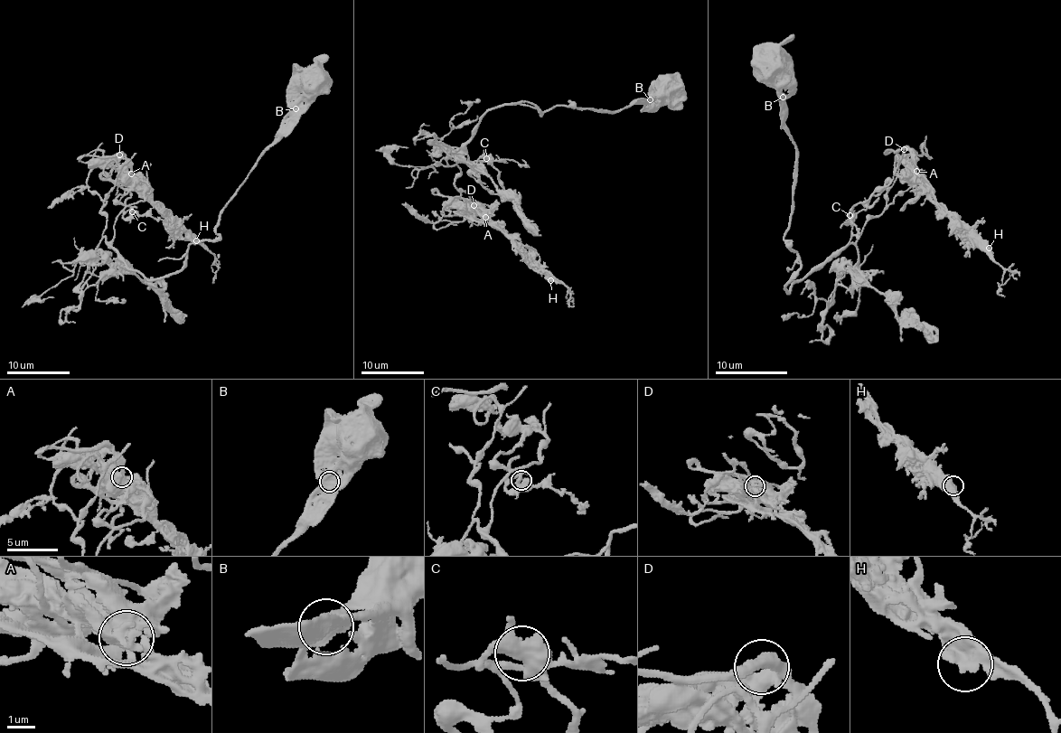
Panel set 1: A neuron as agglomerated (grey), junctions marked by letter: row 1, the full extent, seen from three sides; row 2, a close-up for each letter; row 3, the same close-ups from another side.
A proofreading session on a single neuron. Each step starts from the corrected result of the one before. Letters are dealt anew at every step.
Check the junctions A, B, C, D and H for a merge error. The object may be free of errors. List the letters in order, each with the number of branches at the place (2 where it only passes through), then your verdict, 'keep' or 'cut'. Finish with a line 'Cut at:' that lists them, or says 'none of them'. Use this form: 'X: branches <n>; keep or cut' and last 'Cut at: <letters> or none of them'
A: branches 2; keep
B: branches 2; keep
C: branches 2; keep
D: branches 2; keep
H: branches 2; keep
Cut at: none of them

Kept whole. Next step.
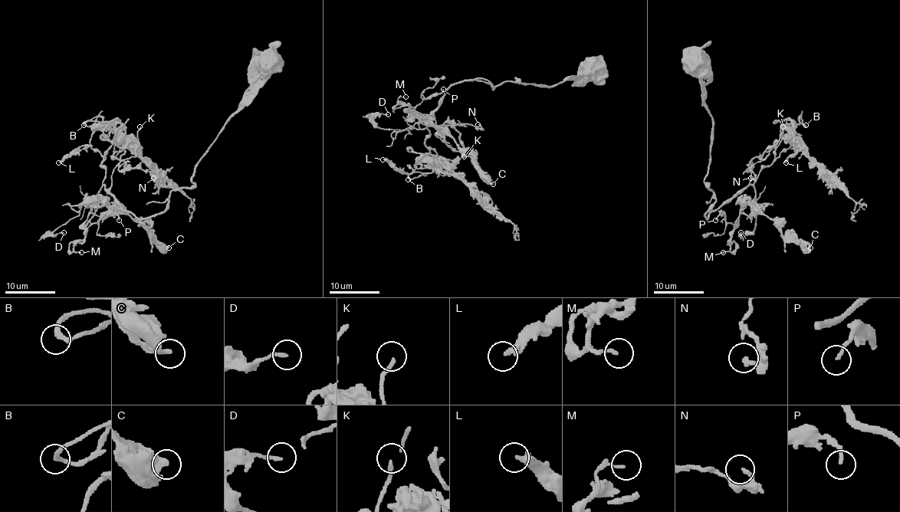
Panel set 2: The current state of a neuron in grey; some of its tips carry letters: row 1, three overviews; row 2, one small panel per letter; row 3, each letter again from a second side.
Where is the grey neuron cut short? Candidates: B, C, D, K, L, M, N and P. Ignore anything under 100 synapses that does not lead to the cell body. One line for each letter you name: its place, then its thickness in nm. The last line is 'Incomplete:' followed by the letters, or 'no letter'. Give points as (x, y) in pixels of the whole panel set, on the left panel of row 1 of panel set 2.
K: (139, 126) | 180 nm
Incomplete: K

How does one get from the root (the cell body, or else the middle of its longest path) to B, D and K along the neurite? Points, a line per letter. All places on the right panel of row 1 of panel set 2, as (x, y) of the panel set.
B: (694, 64), (711, 117), (704, 182), (715, 202), (707, 218), (772, 164), (774, 149), (800, 116), (806, 125)
D: (694, 64), (711, 117), (704, 182), (715, 202), (704, 214), (752, 185), (755, 228), (740, 232)
K: (694, 64), (711, 117), (704, 182), (715, 202), (707, 218), (749, 182), (752, 159), (776, 142), (783, 126)

